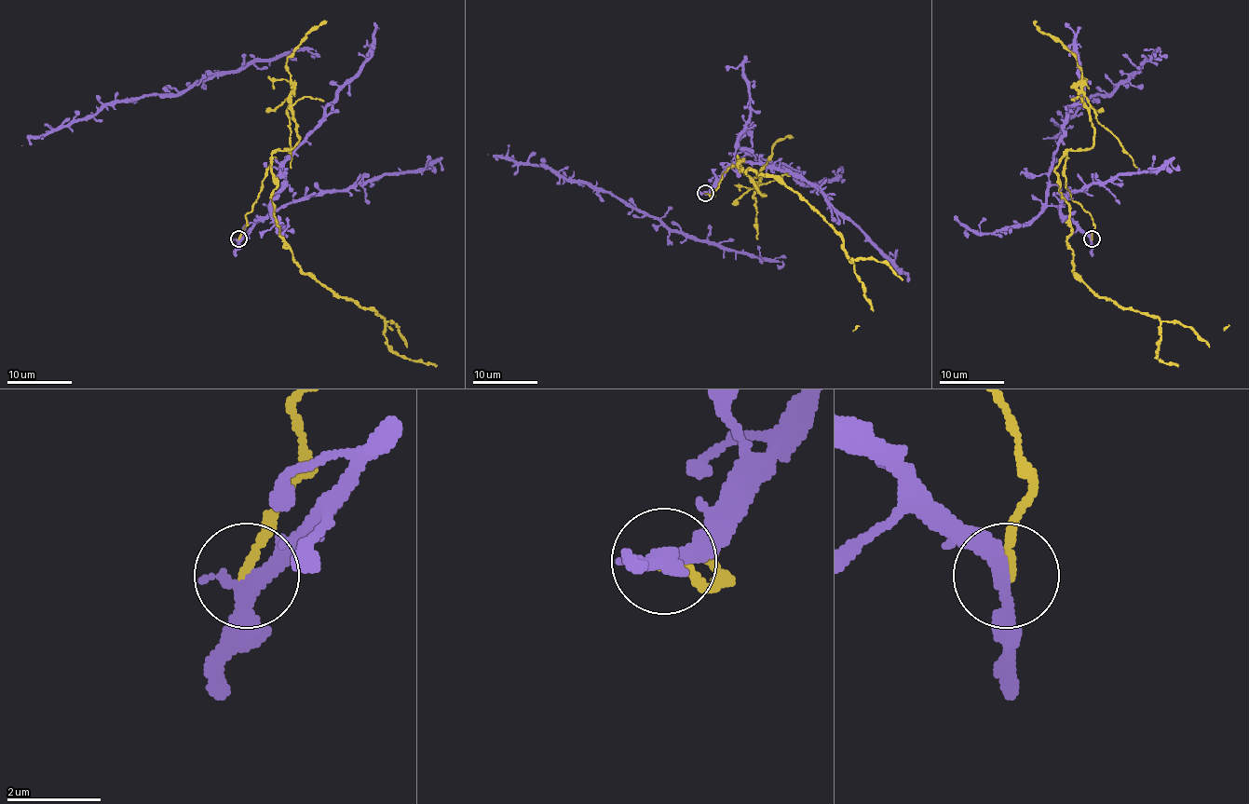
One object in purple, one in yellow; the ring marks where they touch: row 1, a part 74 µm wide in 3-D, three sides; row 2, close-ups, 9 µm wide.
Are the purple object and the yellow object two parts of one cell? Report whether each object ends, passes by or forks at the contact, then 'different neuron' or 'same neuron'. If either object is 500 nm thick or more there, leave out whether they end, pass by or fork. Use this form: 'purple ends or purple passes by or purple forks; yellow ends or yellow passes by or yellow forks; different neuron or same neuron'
purple passes by; yellow ends; different neuron

